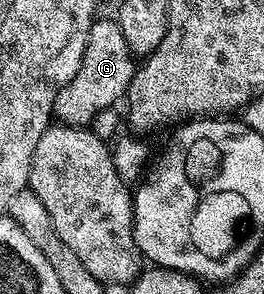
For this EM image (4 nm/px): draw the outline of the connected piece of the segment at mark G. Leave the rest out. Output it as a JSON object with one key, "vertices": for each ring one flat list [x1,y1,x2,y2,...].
{"vertices":[[95,18,76,77,58,90,54,102,57,122,65,123,68,127,89,128,98,114,115,106,119,102,117,99,125,96,136,70,136,56,131,53,120,25,113,18,102,18]]}

